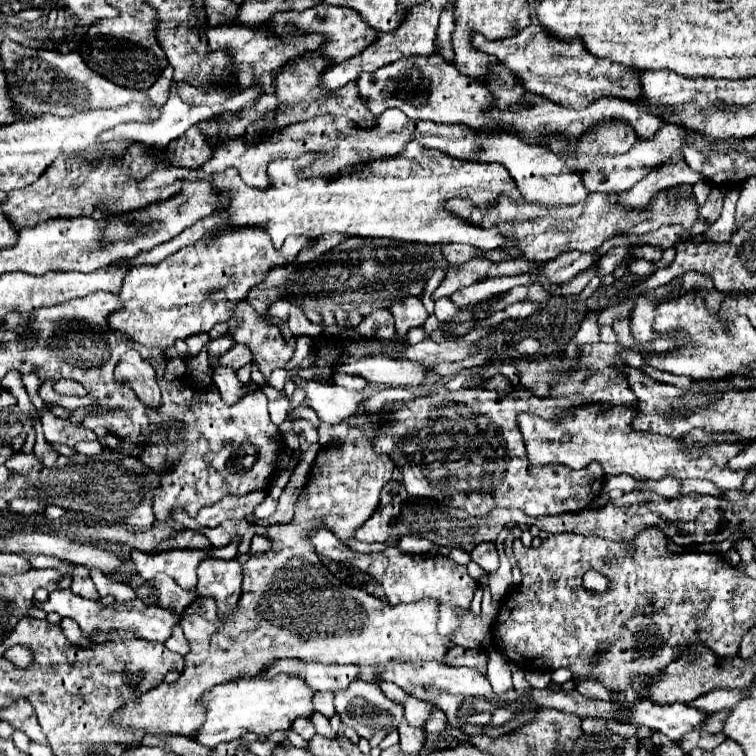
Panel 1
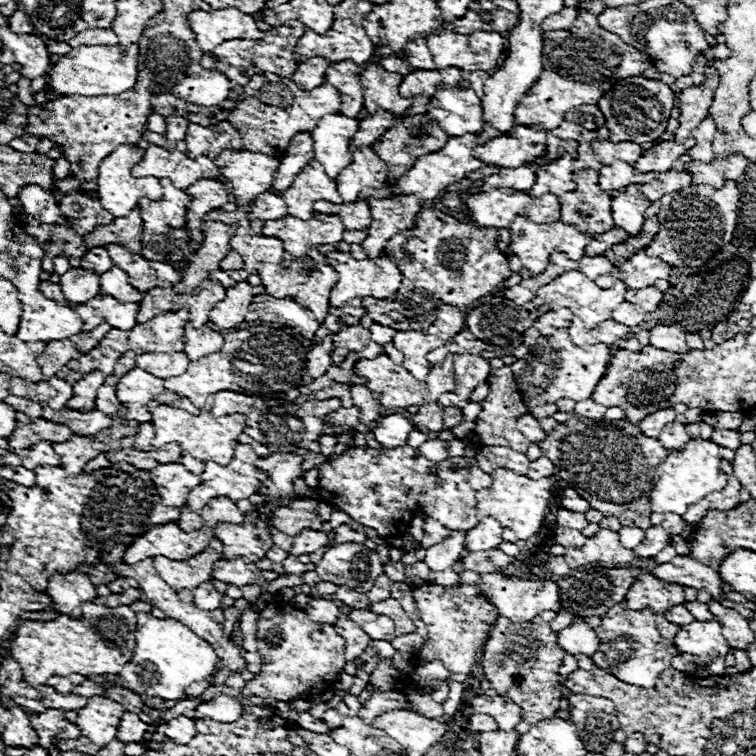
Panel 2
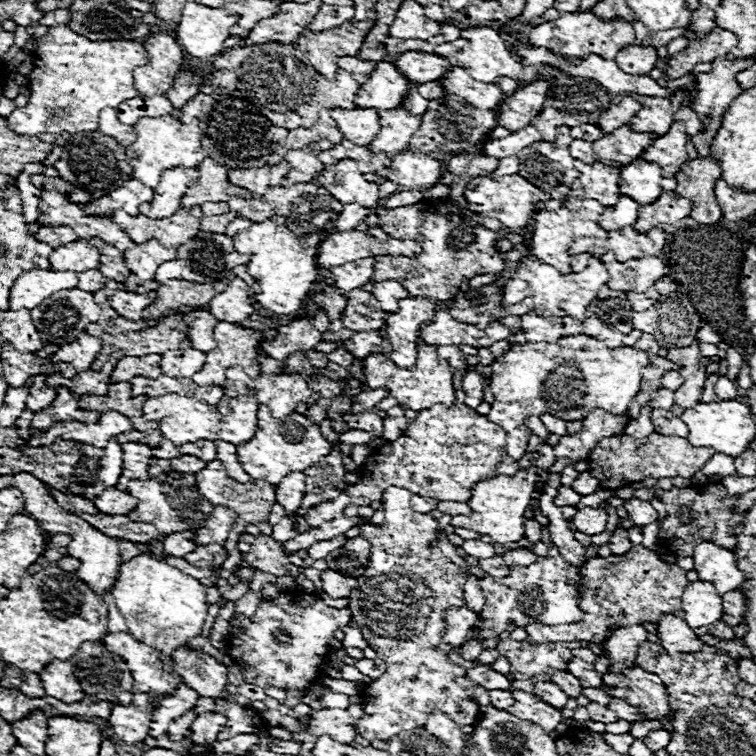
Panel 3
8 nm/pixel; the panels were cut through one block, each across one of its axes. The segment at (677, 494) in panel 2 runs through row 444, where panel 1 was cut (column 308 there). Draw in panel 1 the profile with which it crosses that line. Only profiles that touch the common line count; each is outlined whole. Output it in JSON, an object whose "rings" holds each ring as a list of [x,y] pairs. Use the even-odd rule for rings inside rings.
{"rings":[[[276,676],[272,680],[234,680],[234,682],[226,682],[226,684],[220,684],[220,686],[214,686],[214,690],[210,690],[208,694],[204,694],[202,698],[202,704],[206,706],[206,722],[204,722],[204,728],[198,732],[196,736],[196,742],[200,742],[202,746],[208,746],[208,748],[216,748],[218,744],[222,742],[230,742],[230,740],[236,740],[240,738],[242,734],[256,734],[256,736],[270,736],[272,732],[276,730],[288,730],[296,718],[304,716],[304,718],[310,718],[314,714],[314,704],[312,704],[312,698],[314,698],[314,690],[300,678],[300,676]]]}

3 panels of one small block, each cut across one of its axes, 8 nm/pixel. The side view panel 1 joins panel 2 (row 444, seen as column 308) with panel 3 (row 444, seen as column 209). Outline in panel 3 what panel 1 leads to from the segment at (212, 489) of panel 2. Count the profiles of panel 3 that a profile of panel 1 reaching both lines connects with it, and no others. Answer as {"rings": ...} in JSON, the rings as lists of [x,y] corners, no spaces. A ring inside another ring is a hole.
{"rings":[[[264,404],[258,408],[258,432],[254,440],[236,448],[236,454],[244,466],[244,472],[256,480],[264,480],[268,484],[278,486],[284,476],[290,472],[304,472],[310,466],[316,466],[322,456],[330,454],[332,444],[322,436],[320,426],[312,424],[306,416],[292,412],[290,416],[278,420],[270,416],[270,408]]]}

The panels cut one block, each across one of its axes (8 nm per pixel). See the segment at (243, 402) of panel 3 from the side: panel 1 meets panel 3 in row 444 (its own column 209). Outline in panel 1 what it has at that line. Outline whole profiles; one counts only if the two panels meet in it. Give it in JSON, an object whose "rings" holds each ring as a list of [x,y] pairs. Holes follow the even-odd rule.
{"rings":[[[410,142],[402,156],[372,160],[360,174],[338,176],[332,180],[300,180],[296,172],[306,164],[312,164],[320,156],[322,154],[310,152],[296,160],[270,162],[268,174],[274,184],[268,190],[246,186],[234,168],[228,168],[224,174],[206,178],[216,186],[226,188],[224,196],[230,198],[230,204],[226,206],[230,224],[266,228],[274,242],[274,248],[280,248],[290,234],[318,238],[328,232],[346,232],[362,238],[390,238],[416,244],[458,242],[472,244],[480,250],[496,250],[506,244],[506,238],[498,230],[478,228],[446,210],[446,200],[456,196],[470,196],[476,206],[494,204],[494,200],[502,194],[520,200],[520,192],[512,176],[500,164],[482,166],[484,162],[452,158],[442,150],[424,148],[418,142]]]}

